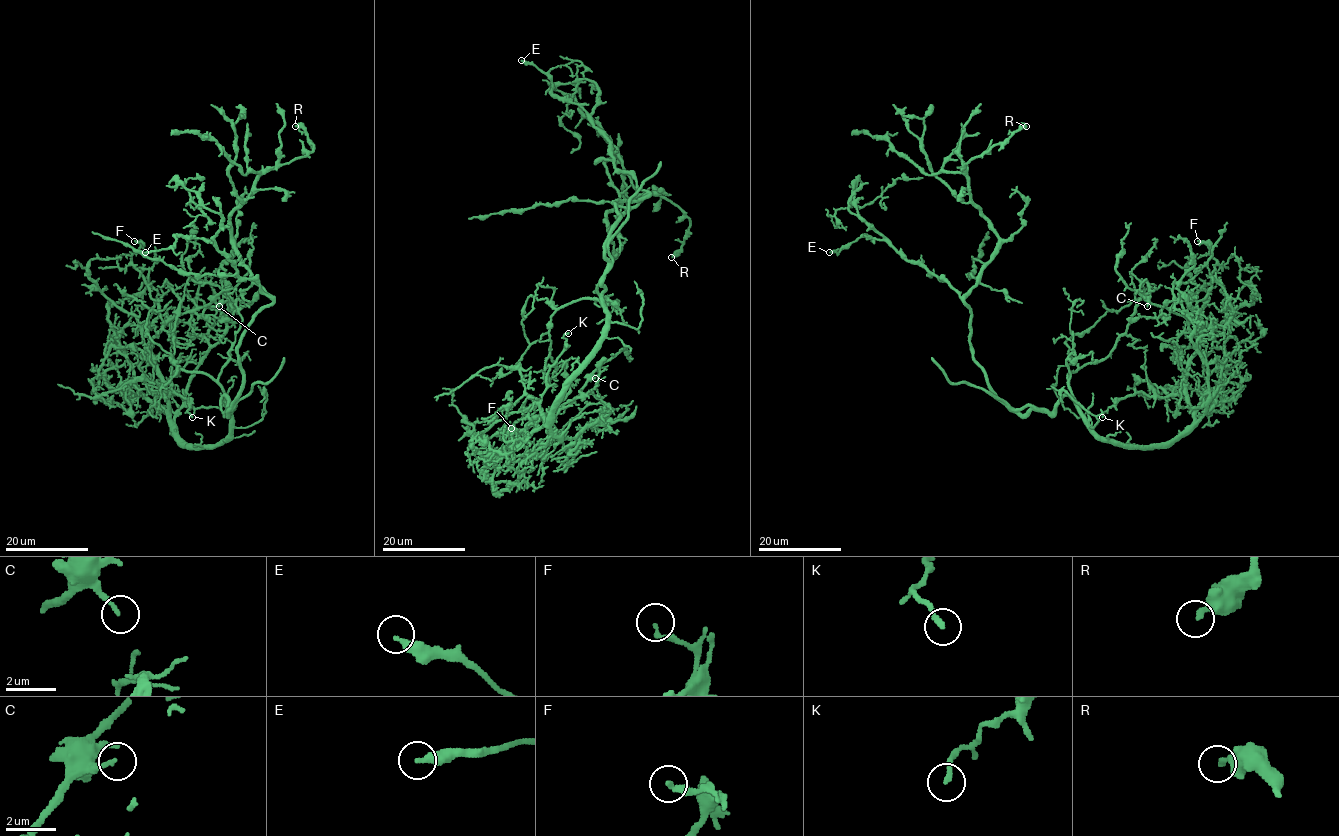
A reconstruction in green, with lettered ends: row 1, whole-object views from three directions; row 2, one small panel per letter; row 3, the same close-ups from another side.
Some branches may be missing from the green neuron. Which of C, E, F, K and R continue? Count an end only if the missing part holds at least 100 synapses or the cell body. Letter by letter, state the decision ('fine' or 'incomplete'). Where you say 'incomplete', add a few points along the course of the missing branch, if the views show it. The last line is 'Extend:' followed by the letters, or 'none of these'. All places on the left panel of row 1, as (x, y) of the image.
C: fine
E: fine
F: fine
K: fine
R: fine
Extend: none of these

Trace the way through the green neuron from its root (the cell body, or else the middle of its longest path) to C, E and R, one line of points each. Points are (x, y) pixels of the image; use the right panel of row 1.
C: (1042, 410), (1068, 396), (1098, 435), (1126, 445), (1162, 446), (1189, 426), (1198, 338), (1182, 316), (1147, 306)
E: (1042, 410), (1011, 409), (992, 390), (973, 356), (971, 310), (944, 279), (883, 240), (860, 236), (829, 252)
R: (1042, 410), (1011, 409), (992, 390), (973, 356), (963, 301), (998, 242), (971, 200), (964, 166), (1026, 126)

